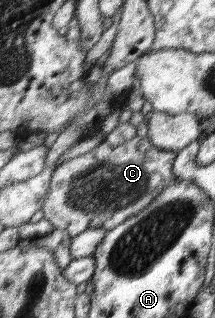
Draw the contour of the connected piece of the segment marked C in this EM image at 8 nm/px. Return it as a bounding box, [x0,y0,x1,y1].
[43,135,177,237]

